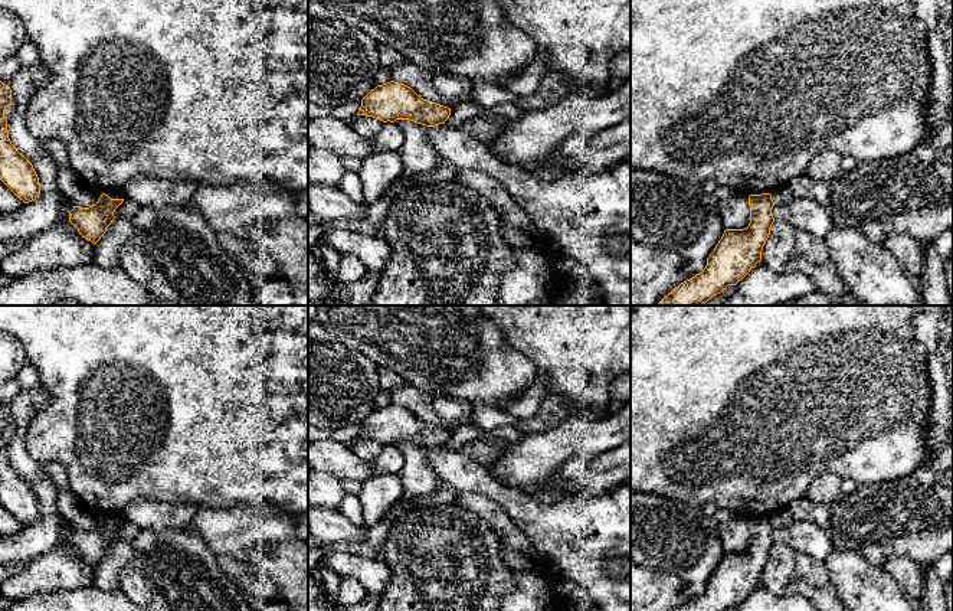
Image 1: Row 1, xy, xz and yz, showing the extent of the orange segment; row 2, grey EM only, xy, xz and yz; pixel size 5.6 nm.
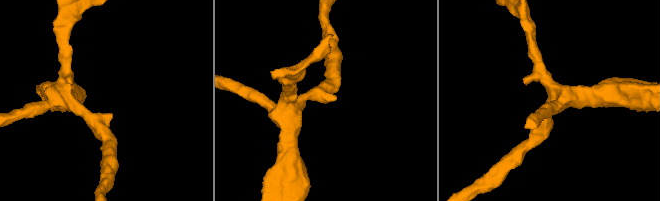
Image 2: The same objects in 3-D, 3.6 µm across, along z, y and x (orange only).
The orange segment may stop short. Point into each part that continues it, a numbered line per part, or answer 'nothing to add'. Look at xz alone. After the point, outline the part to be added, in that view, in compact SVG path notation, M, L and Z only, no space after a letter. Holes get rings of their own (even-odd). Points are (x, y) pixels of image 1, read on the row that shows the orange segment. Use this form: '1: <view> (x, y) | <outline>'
nothing to add

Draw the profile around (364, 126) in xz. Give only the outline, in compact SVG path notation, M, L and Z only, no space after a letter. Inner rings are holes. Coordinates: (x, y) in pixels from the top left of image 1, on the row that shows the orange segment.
M354 115L347 121L363 137L374 137L383 127L383 121L366 115Z

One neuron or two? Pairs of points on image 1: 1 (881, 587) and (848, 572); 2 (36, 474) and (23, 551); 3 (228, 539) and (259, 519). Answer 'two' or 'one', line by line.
1: one
2: one
3: one

